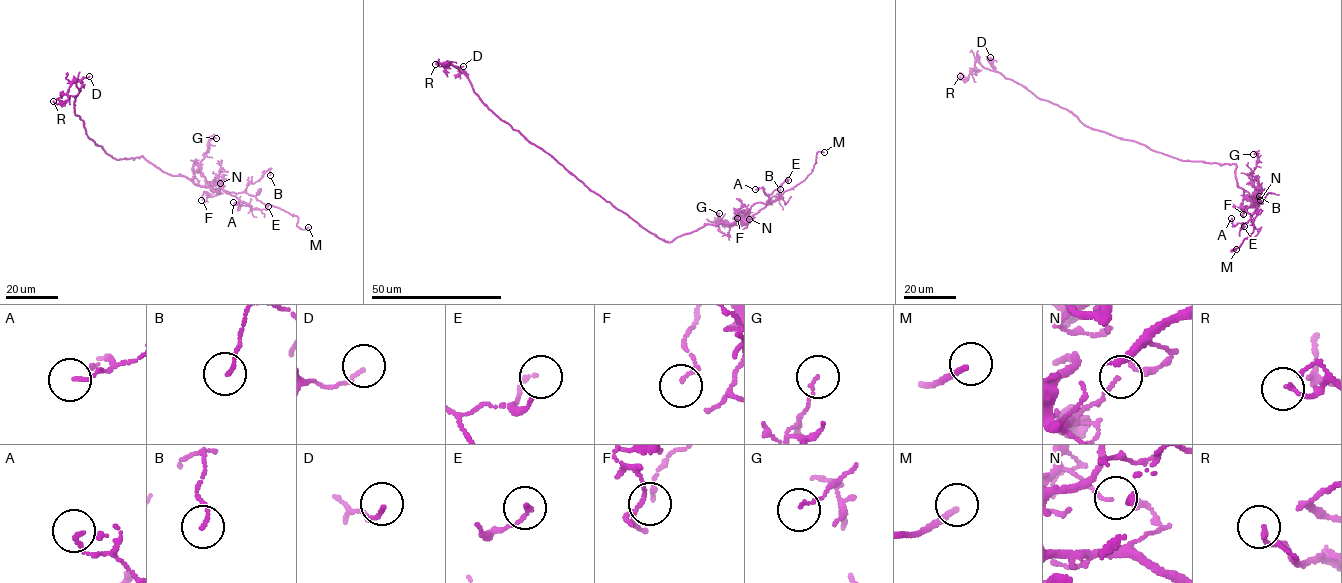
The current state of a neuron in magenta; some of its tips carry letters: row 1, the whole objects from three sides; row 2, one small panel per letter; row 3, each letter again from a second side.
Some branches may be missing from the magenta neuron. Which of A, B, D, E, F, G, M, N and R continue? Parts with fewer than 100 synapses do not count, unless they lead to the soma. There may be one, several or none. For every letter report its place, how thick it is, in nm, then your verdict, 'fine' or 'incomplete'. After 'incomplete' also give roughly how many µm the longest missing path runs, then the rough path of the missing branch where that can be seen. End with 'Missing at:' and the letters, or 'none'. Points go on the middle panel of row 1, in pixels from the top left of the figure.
A: (755, 189) | 130 nm | fine
B: (780, 189) | 110 nm | fine
D: (463, 66) | 100 nm | fine
E: (788, 180) | 140 nm | fine
F: (737, 218) | 110 nm | fine
G: (719, 213) | 90 nm | fine
M: (824, 152) | 190 nm | incomplete | 9 µm
N: (749, 219) | 90 nm | fine
R: (435, 64) | 140 nm | fine
Missing at: M

